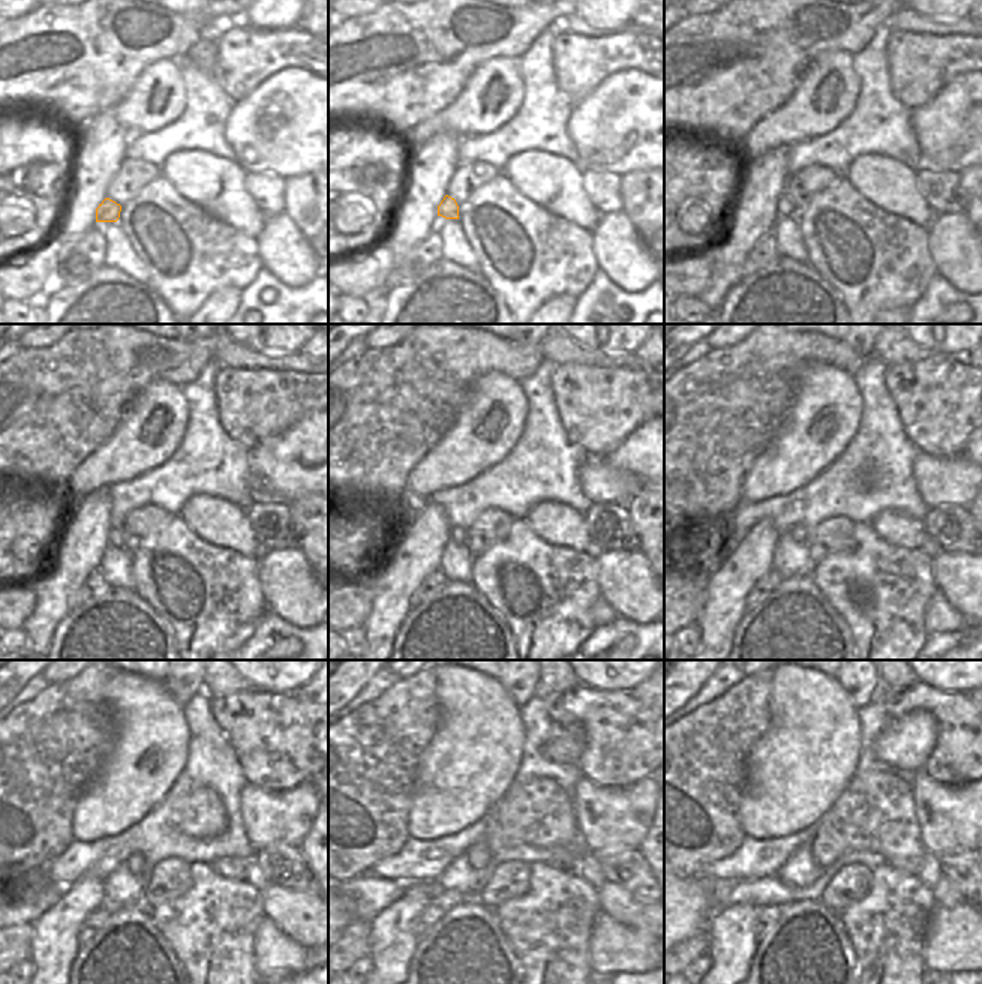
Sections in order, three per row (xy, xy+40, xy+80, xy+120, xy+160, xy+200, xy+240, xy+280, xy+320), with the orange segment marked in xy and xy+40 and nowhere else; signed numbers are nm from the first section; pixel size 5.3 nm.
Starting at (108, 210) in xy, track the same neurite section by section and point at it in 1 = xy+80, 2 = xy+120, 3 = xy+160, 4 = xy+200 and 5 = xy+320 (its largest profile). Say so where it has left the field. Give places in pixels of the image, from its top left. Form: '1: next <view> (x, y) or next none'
1: next xy+80 (784, 207)
2: next xy+120 (117, 537)
3: next xy+160 (459, 536)
4: next xy+200 (798, 533)
5: next xy+320 (876, 812)

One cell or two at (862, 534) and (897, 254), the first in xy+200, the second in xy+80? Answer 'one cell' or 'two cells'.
one cell

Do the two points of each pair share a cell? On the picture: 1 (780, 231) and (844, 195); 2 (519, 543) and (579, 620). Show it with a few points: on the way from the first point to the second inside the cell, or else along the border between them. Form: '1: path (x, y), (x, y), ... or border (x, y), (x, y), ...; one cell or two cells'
1: border (795, 218), (808, 255); two cells
2: path (526, 563), (559, 600); one cell

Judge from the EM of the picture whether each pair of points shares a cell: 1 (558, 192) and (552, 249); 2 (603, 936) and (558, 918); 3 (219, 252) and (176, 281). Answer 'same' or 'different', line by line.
1: different
2: different
3: same

